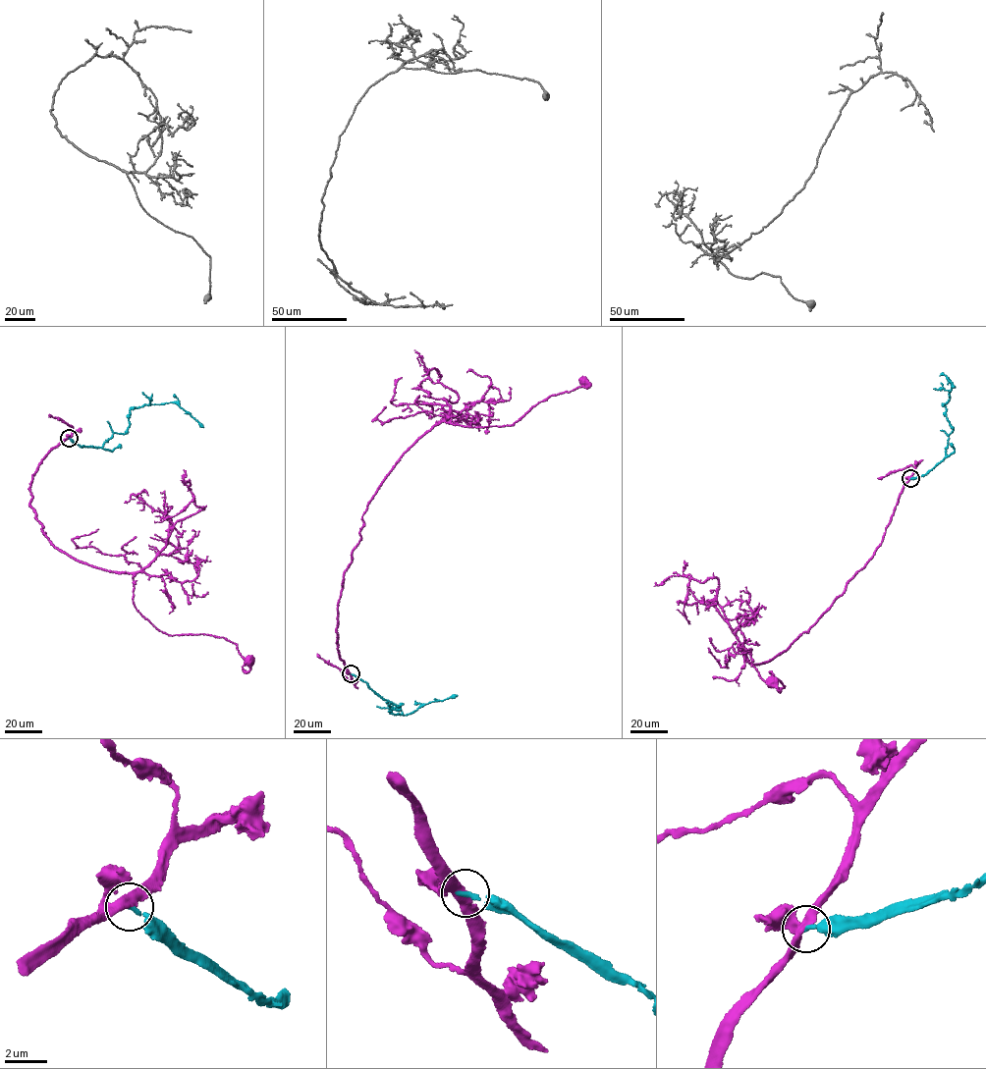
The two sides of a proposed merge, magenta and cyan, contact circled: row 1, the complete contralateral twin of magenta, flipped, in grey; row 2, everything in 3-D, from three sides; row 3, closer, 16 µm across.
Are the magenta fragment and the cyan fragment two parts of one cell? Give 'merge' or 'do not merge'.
do not merge

